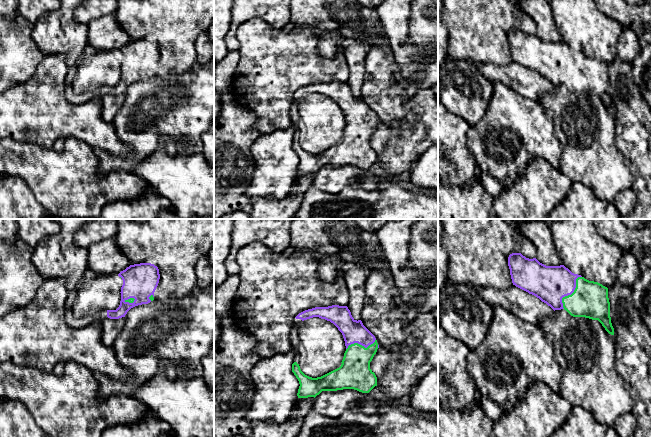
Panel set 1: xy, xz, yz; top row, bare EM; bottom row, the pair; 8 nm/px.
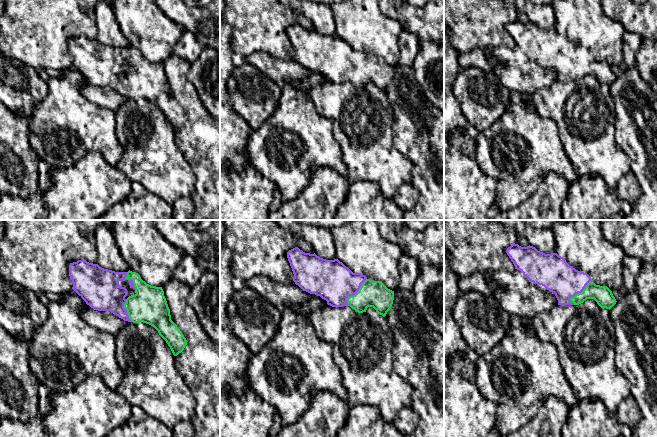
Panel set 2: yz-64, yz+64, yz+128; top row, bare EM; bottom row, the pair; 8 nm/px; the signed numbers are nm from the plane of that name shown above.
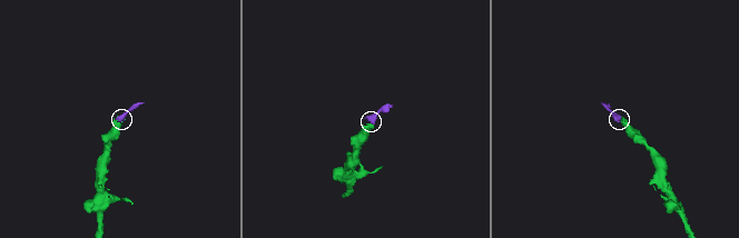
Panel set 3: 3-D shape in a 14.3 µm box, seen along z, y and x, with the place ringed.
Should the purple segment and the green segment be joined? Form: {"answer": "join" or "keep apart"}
{"answer": "join"}

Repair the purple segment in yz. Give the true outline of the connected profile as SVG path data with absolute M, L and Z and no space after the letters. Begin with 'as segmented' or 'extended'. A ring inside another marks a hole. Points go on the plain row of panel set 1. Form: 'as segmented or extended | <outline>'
extended | M521 29L510 30L508 42L516 63L536 72L554 87L564 85L573 93L598 96L614 111L607 63L572 49L564 41L546 42Z

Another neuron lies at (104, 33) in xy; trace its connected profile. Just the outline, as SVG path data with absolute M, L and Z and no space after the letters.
M114 14L88 23L88 44L98 50L118 52L130 41L129 35L119 26Z

